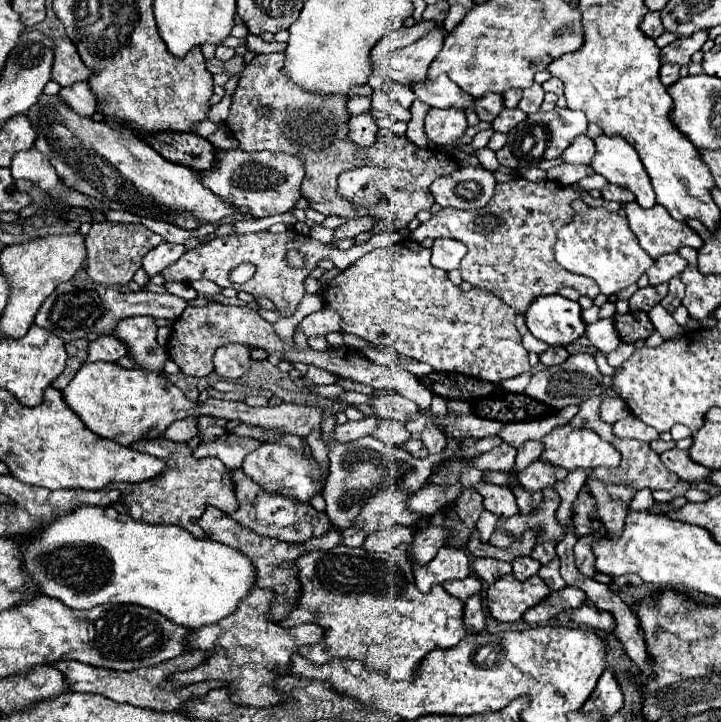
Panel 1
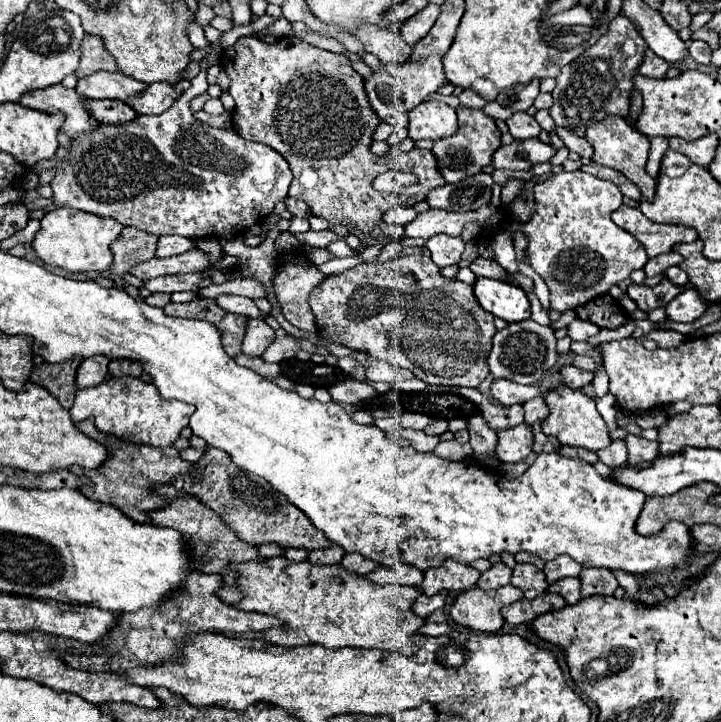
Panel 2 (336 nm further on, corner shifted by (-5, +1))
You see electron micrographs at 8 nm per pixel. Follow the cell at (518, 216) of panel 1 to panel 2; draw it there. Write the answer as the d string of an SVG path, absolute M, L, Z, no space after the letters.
M489 204L475 210L475 212L447 212L447 210L427 210L423 214L417 214L415 220L411 220L405 226L407 236L421 236L431 238L435 234L447 234L447 236L461 236L461 230L467 222L479 222L481 226L495 214L497 210Z

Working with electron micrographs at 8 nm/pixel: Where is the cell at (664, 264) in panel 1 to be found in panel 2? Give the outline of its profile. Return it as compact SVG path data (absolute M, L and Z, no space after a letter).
M669 252L669 254L661 254L661 256L655 256L655 258L649 258L649 262L645 264L645 274L647 276L657 276L657 274L663 274L667 268L671 266L677 266L683 262L683 256L677 254L677 252Z

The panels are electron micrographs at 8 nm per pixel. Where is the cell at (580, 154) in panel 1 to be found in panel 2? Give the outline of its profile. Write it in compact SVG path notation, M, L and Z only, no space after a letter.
M557 128L555 132L557 132L557 136L563 140L565 148L569 148L571 152L577 152L581 158L591 158L591 156L593 156L593 148L589 146L589 142L587 142L585 138L579 138L579 136L567 132L565 128Z

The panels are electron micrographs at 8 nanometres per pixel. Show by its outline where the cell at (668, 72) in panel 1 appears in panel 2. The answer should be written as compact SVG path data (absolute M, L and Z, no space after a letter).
M645 50L643 54L643 62L639 66L639 72L647 78L663 78L667 72L669 64L663 64L663 60L659 60L659 56L655 56L651 50Z

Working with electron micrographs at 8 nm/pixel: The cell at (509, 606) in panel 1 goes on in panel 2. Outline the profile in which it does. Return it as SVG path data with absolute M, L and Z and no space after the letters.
M511 584L497 590L471 588L457 596L449 616L455 624L477 632L499 632L503 628L501 608L517 602L521 596L519 588Z

